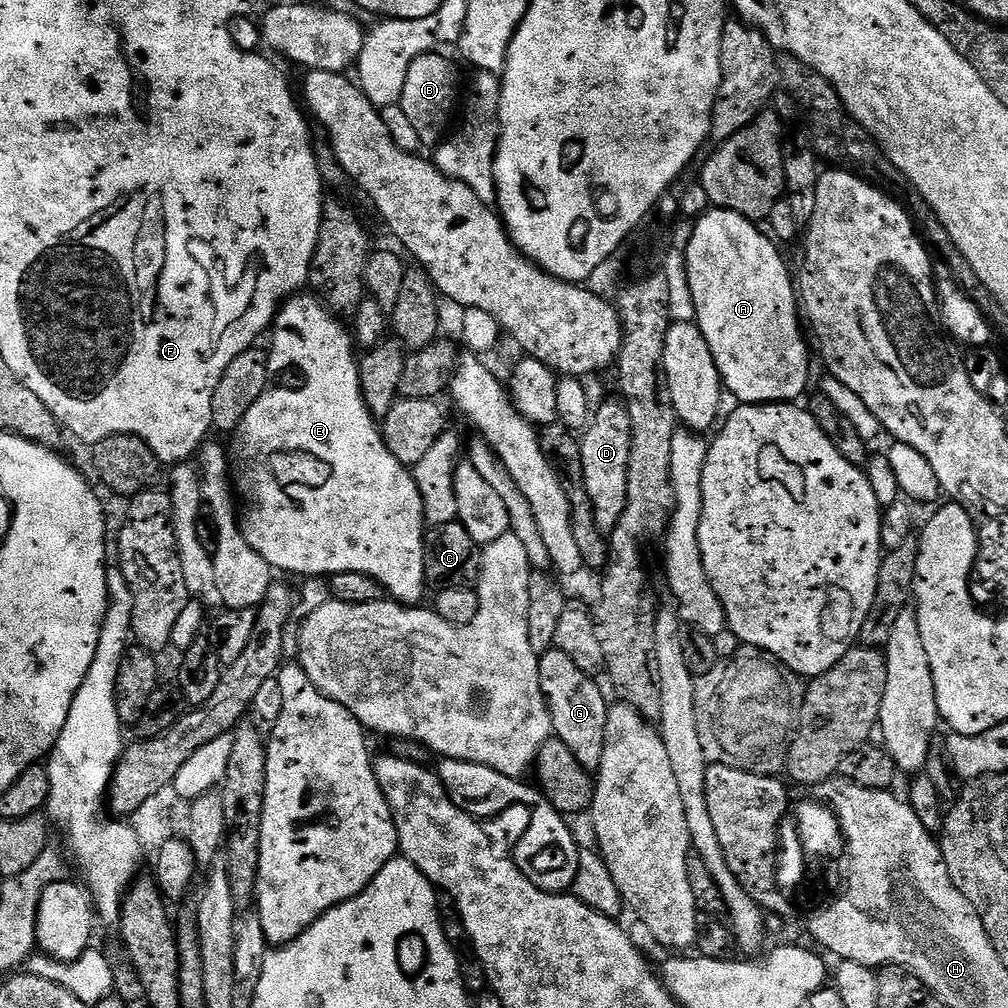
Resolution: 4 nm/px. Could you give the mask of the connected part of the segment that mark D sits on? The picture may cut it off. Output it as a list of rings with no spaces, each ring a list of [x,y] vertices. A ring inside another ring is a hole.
[[[619,399],[608,400],[601,408],[595,409],[590,423],[579,437],[582,454],[582,470],[586,473],[586,494],[590,494],[590,502],[596,514],[594,522],[598,522],[598,530],[610,534],[618,526],[628,501],[628,471],[630,470],[630,454],[632,453],[632,422],[628,407]]]

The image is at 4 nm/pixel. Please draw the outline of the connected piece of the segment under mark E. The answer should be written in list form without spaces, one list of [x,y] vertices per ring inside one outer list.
[[[297,294],[281,307],[274,321],[274,331],[271,333],[270,352],[280,352],[280,356],[268,357],[268,364],[300,364],[304,372],[308,372],[308,380],[312,380],[312,388],[308,392],[264,392],[254,406],[246,414],[246,418],[241,422],[231,437],[230,444],[230,464],[233,469],[244,472],[244,476],[252,484],[257,484],[256,488],[256,508],[243,509],[242,527],[246,542],[266,562],[272,565],[273,569],[284,572],[297,572],[300,578],[331,578],[340,572],[353,572],[354,574],[366,574],[373,576],[377,582],[383,586],[385,593],[398,604],[416,606],[421,603],[426,589],[424,579],[424,538],[426,535],[426,517],[424,515],[424,503],[422,494],[416,485],[415,475],[410,471],[409,465],[398,462],[394,454],[384,441],[384,434],[377,417],[372,415],[372,411],[366,406],[362,386],[360,384],[360,366],[358,363],[358,352],[354,347],[354,336],[339,324],[337,317],[315,295],[304,296]]]

